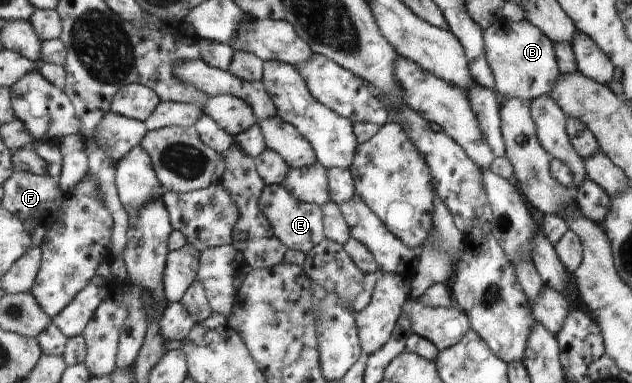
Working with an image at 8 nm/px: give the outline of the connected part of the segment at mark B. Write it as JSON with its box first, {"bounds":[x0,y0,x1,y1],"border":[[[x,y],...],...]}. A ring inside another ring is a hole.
{"bounds":[483,16,561,103],"border":[[[500,16],[487,30],[483,30],[483,38],[485,39],[485,57],[493,71],[495,91],[500,100],[517,98],[531,103],[537,97],[546,96],[556,88],[557,79],[561,77],[556,45],[543,30],[533,25],[531,21],[511,22]]]}

